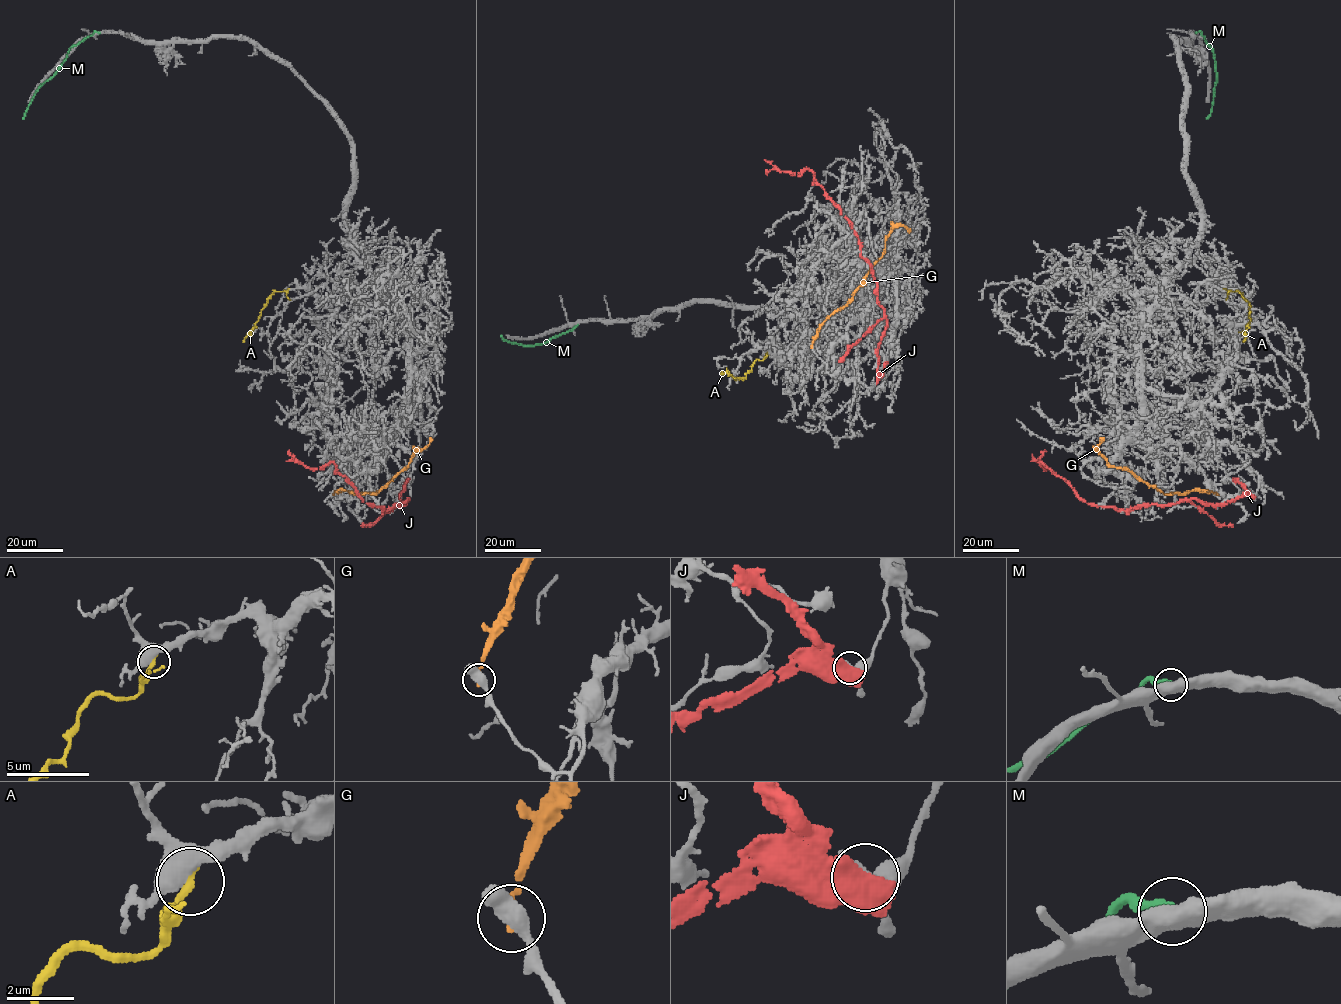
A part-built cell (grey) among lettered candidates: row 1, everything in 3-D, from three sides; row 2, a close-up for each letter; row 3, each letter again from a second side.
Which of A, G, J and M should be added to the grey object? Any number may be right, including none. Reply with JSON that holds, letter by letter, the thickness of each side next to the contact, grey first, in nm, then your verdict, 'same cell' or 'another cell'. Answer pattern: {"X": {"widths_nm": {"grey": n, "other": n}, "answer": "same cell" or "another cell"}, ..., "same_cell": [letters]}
{"A": {"widths_nm": {"grey": 400, "other": 240}, "answer": "another cell"}, "G": {"widths_nm": {"grey": 480, "other": 260}, "answer": "another cell"}, "J": {"widths_nm": {"grey": 340, "other": 550}, "answer": "another cell"}, "M": {"widths_nm": {"grey": 500, "other": 400}, "answer": "another cell"}, "same_cell": []}

